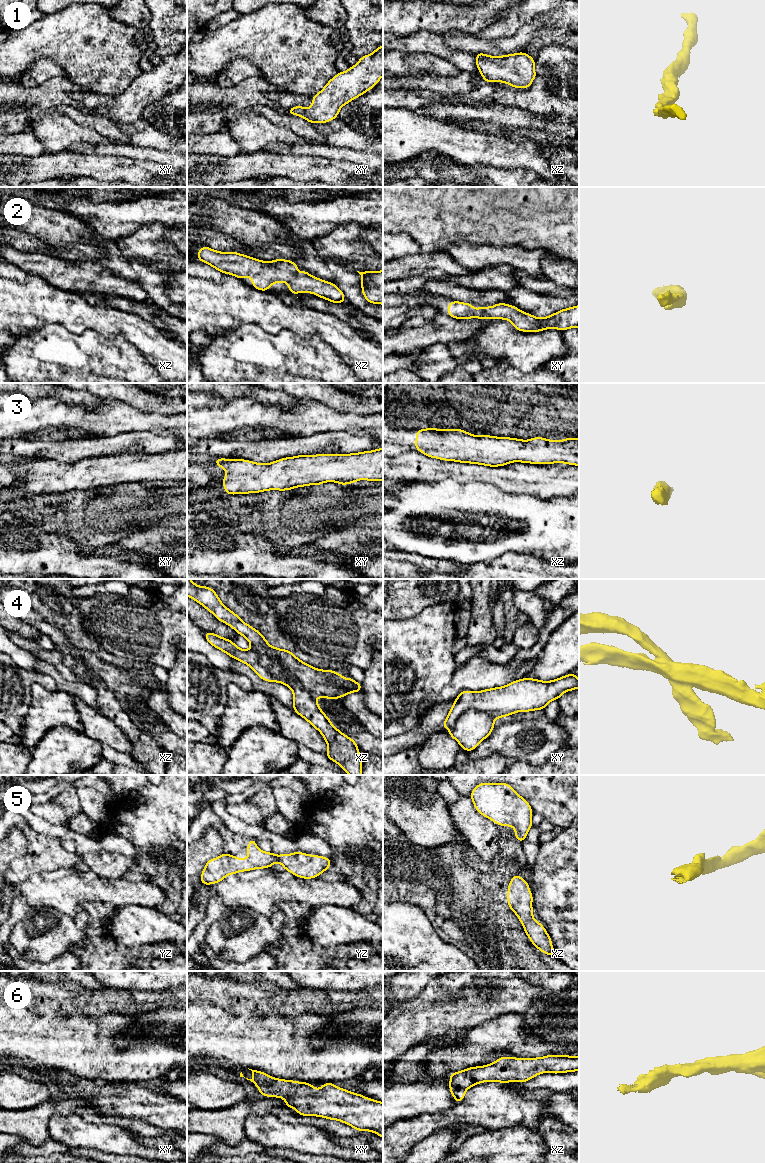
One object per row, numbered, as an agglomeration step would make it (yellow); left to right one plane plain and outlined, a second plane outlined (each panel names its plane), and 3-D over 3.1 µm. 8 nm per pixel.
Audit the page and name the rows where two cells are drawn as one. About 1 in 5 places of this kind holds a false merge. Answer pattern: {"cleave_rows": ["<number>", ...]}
{"cleave_rows": ["4"]}

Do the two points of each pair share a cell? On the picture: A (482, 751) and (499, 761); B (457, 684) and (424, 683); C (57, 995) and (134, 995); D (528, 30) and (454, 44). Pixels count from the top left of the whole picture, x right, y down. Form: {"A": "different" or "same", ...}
{"A": "different", "B": "different", "C": "same", "D": "same"}

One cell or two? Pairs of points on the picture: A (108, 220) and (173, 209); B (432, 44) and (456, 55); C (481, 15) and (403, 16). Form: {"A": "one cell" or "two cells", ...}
{"A": "one cell", "B": "one cell", "C": "one cell"}

